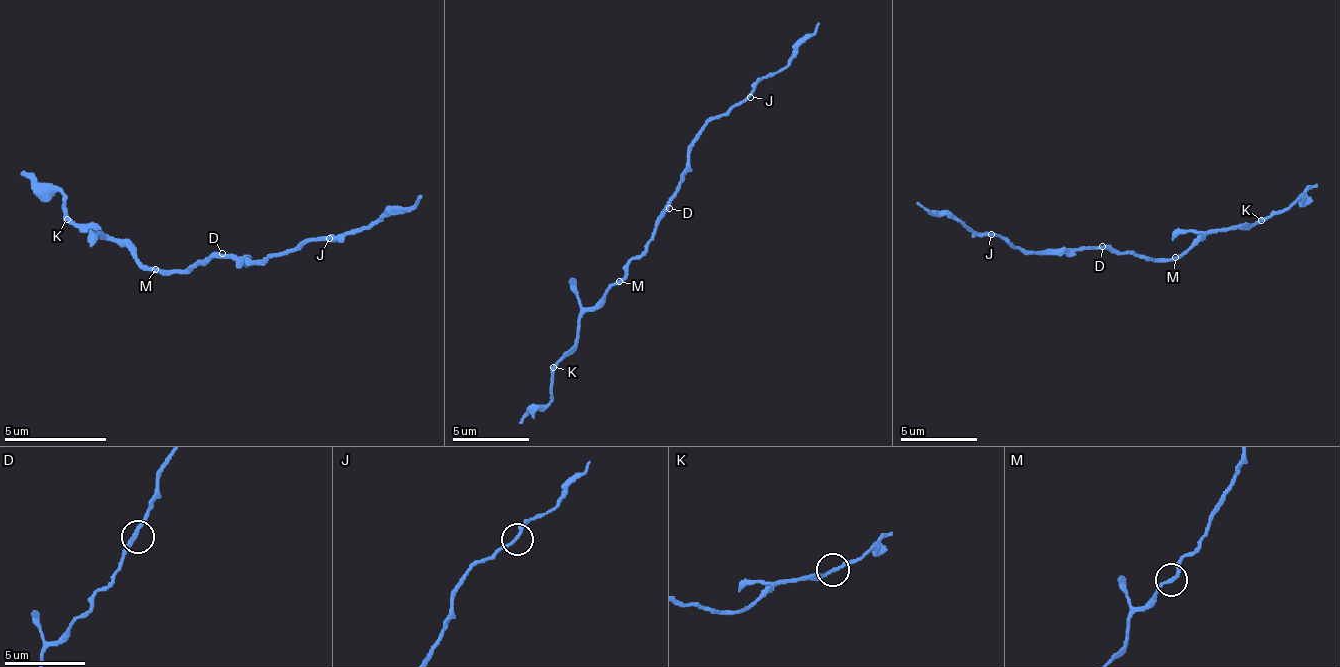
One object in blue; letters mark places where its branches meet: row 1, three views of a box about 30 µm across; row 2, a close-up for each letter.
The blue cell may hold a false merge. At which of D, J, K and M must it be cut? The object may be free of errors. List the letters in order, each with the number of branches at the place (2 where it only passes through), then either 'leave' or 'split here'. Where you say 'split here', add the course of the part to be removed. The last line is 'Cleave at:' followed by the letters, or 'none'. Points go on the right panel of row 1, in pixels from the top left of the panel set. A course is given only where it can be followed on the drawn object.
D: 2 | leave
J: 2 | leave
K: 2 | leave
M: 2 | leave
Cleave at: none

